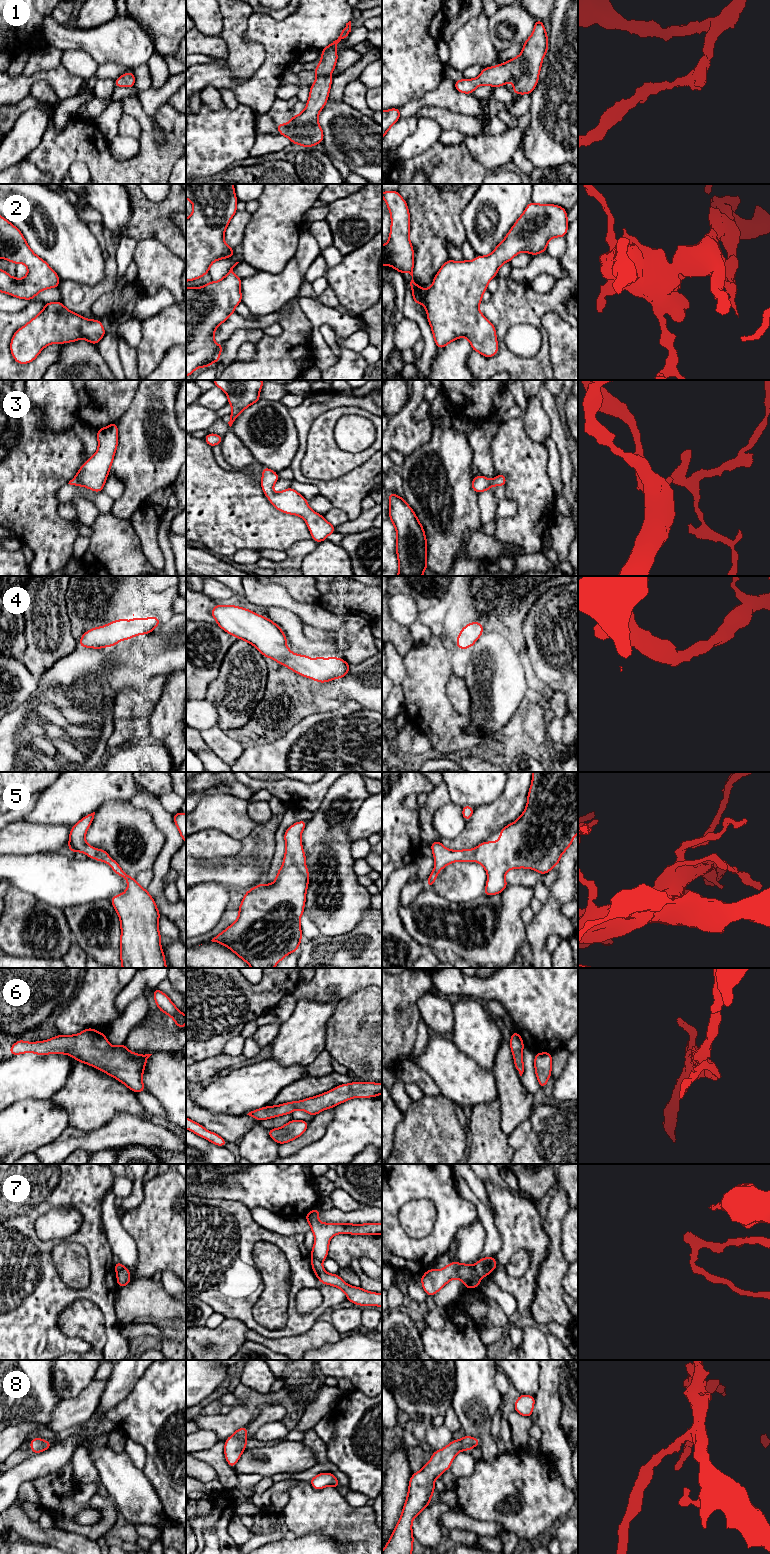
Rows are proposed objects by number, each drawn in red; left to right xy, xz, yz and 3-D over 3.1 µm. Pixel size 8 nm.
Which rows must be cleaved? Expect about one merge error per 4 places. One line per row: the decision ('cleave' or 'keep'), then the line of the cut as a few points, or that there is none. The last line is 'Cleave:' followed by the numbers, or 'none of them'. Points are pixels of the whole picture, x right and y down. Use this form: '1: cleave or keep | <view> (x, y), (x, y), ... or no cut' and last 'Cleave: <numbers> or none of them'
1: keep | no cut
2: keep | no cut
3: keep | no cut
4: keep | no cut
5: keep | no cut
6: keep | no cut
7: cleave | yz (473, 1265), (481, 1277)
8: keep | no cut
Cleave: 7

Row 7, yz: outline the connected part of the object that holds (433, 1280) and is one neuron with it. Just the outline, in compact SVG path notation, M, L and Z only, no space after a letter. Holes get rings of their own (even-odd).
M450 1262L441 1270L429 1269L420 1279L426 1294L433 1297L450 1280L456 1278L463 1282L465 1288L473 1289L479 1287L482 1277L477 1273L474 1265Z

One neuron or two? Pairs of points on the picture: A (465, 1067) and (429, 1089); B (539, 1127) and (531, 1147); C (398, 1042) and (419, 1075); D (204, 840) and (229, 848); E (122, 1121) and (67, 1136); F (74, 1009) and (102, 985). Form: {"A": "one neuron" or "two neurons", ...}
{"A": "two neurons", "B": "one neuron", "C": "two neurons", "D": "one neuron", "E": "one neuron", "F": "one neuron"}

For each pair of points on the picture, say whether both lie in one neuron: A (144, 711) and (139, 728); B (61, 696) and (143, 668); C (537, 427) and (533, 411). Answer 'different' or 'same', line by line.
A: different
B: same
C: same

